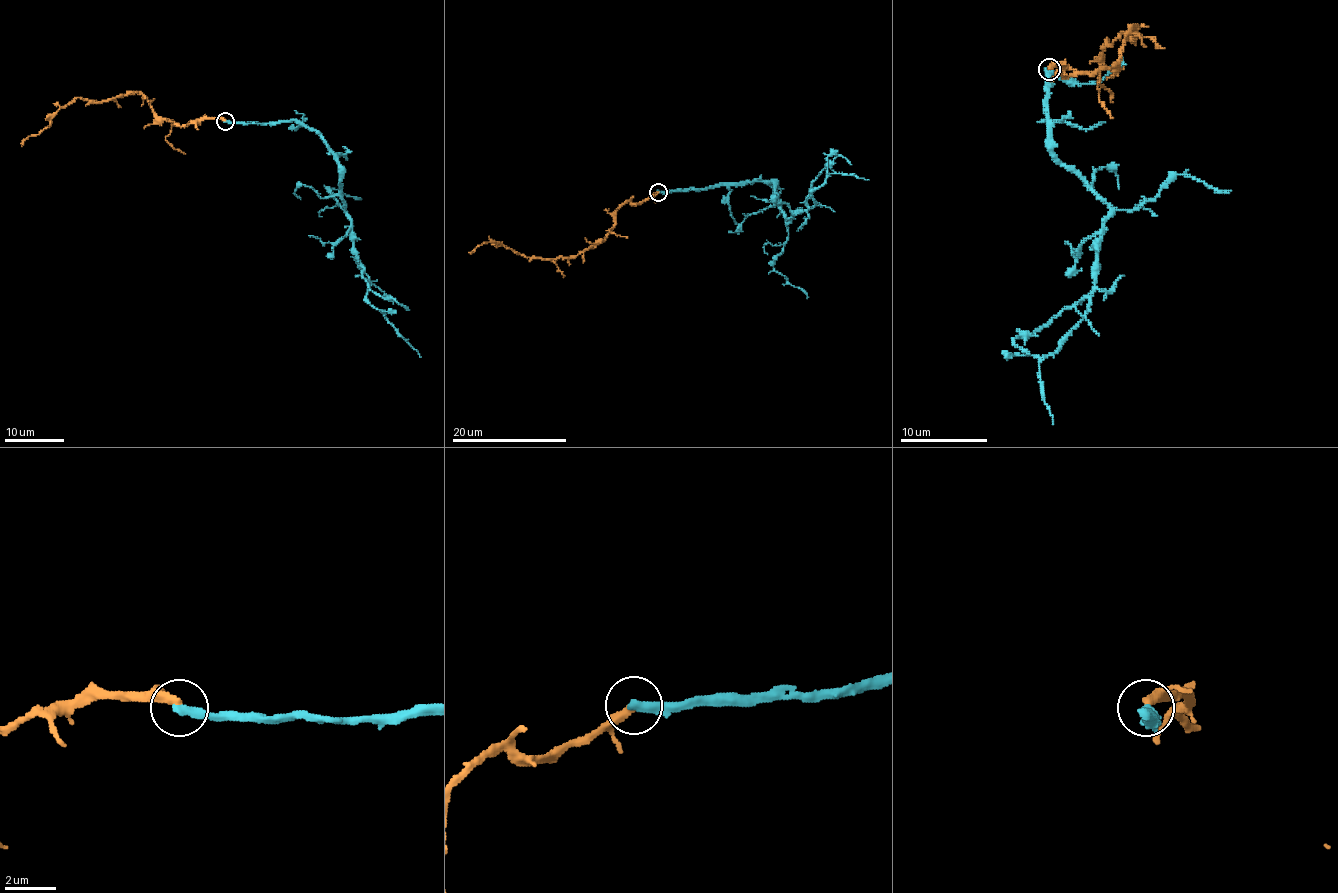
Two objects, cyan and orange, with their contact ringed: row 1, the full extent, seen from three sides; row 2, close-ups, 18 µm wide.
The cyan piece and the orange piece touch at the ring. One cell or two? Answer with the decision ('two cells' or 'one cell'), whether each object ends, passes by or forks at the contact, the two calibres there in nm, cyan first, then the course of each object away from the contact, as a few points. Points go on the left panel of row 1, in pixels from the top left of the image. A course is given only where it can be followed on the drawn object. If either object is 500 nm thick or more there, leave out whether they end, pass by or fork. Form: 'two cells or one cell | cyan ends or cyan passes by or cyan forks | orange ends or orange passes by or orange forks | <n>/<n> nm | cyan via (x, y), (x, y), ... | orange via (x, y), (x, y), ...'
two cells | cyan ends | orange ends | 400/320 nm | cyan via (225, 120), (299, 120), (320, 137), (338, 165), (354, 254), (369, 282), (367, 300), (421, 357) | orange via (225, 120), (190, 120), (180, 126), (155, 113), (136, 93), (102, 101), (74, 97), (21, 146)

